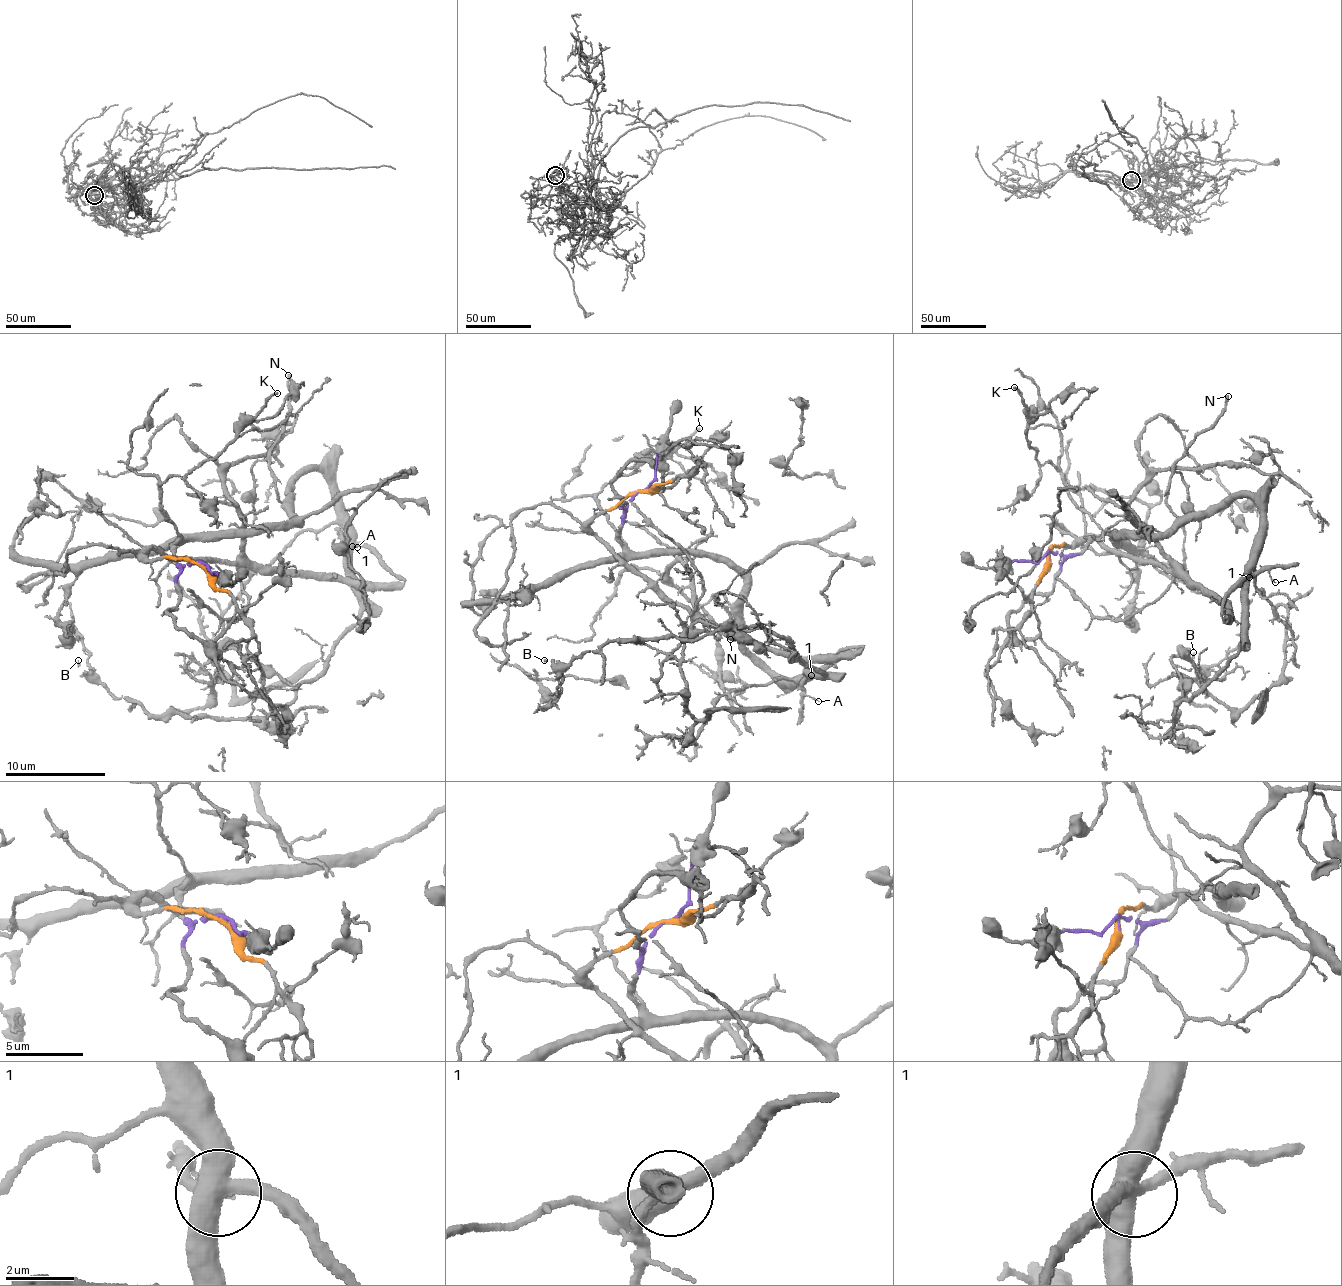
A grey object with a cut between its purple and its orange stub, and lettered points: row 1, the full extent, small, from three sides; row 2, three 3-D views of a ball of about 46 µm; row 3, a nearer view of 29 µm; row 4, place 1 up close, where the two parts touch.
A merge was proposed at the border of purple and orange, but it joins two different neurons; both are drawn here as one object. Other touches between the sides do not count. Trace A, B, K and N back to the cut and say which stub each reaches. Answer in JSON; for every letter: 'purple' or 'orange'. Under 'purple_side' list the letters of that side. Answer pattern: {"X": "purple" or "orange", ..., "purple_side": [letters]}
{"A": "orange", "B": "purple", "K": "purple", "N": "purple", "purple_side": ["B", "K", "N"]}

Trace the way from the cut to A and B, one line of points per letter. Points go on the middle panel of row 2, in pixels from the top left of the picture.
A: (643, 492), (600, 511), (590, 529), (674, 602), (740, 636), (799, 657), (856, 648), (803, 682), (819, 700)
B: (643, 492), (620, 540), (718, 555), (743, 579), (741, 644), (780, 680), (825, 676), (759, 623), (543, 661)

